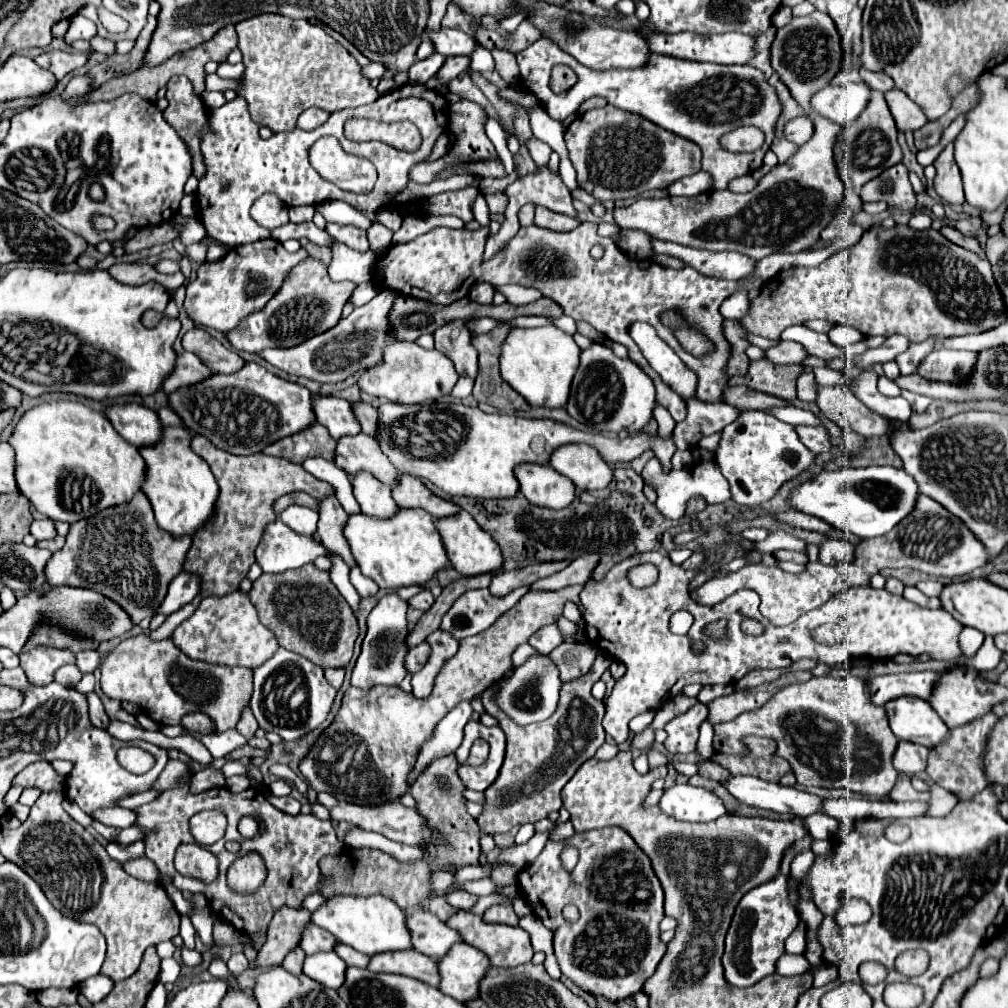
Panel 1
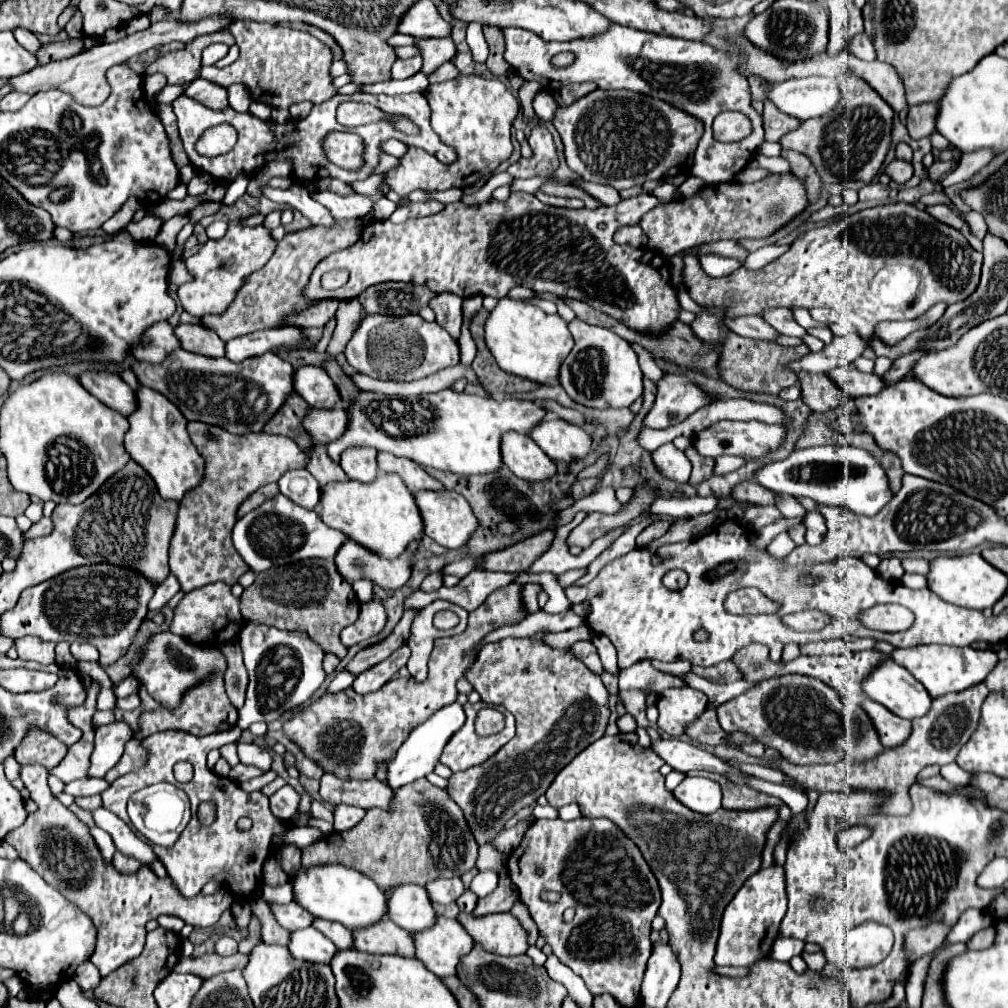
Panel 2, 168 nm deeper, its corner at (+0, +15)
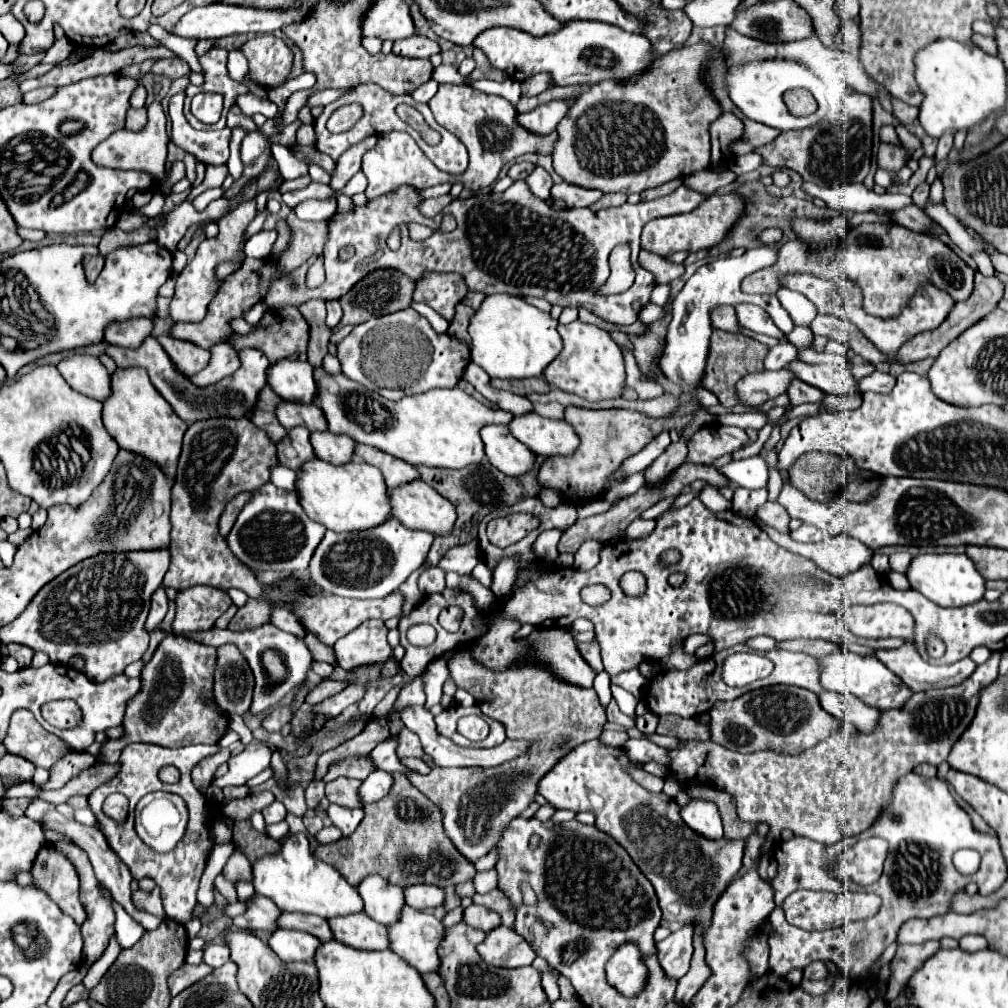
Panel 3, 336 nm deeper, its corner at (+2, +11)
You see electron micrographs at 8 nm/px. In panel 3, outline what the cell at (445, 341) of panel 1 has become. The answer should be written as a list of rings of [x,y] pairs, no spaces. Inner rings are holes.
[[[424,273],[420,281],[416,281],[414,301],[422,301],[430,305],[444,319],[452,321],[454,307],[464,299],[468,287],[464,285],[464,277],[456,273]]]

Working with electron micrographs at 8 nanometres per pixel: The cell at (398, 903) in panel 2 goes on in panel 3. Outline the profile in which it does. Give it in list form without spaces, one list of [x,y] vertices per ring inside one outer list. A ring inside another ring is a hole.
[[[368,875],[358,885],[356,891],[364,901],[364,913],[378,923],[392,925],[396,915],[404,907],[402,887],[388,883],[380,875]]]

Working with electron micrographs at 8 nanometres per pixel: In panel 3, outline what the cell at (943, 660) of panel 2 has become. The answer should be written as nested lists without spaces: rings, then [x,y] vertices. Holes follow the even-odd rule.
[[[904,643],[900,649],[876,649],[874,655],[912,691],[958,685],[976,669],[976,663],[970,657],[954,665],[932,665],[918,655],[912,643]]]

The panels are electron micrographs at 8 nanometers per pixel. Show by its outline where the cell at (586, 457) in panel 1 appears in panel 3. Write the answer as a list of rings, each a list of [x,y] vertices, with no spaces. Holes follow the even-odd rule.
[[[534,411],[516,415],[510,421],[508,429],[532,453],[542,455],[542,457],[570,455],[580,445],[580,439],[574,433],[572,425],[568,425],[566,421],[554,421],[548,417],[540,417]]]

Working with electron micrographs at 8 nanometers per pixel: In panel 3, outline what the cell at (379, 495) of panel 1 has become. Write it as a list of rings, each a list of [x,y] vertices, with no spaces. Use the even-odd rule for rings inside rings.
[[[314,431],[310,435],[310,443],[318,459],[324,459],[332,465],[342,465],[352,461],[354,441],[348,435],[336,435],[330,431]]]

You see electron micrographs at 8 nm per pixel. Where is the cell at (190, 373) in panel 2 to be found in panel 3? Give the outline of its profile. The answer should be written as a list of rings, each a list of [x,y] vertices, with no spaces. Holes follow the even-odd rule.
[[[146,337],[144,345],[140,345],[140,349],[120,349],[118,345],[108,345],[106,355],[112,357],[118,367],[144,367],[144,369],[148,369],[152,385],[172,405],[174,413],[180,419],[184,419],[186,423],[194,423],[194,421],[218,417],[218,415],[220,417],[222,415],[246,417],[256,405],[256,397],[266,383],[266,369],[270,367],[270,361],[258,349],[242,349],[240,351],[240,369],[234,375],[224,377],[216,385],[208,385],[208,387],[200,389],[200,387],[194,387],[188,377],[184,377],[182,373],[178,373],[174,369],[172,361],[168,361],[168,355],[164,353],[162,345],[158,345],[158,341],[154,337]]]

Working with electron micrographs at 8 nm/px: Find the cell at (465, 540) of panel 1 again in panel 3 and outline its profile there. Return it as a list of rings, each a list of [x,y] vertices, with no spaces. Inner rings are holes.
[[[422,479],[410,481],[390,491],[392,515],[410,529],[426,529],[434,535],[446,535],[456,521],[456,511],[448,499]]]

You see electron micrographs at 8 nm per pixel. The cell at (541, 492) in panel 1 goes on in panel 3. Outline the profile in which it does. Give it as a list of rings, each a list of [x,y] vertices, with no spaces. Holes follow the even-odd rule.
[[[486,425],[480,429],[480,437],[484,441],[488,461],[504,475],[520,477],[532,469],[534,453],[516,441],[506,425]]]

